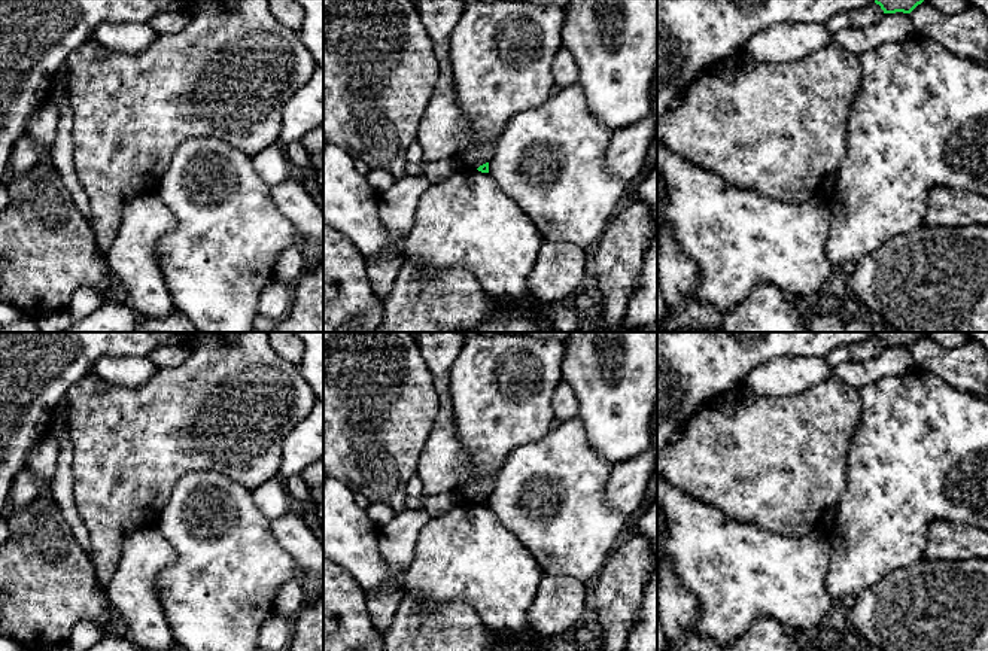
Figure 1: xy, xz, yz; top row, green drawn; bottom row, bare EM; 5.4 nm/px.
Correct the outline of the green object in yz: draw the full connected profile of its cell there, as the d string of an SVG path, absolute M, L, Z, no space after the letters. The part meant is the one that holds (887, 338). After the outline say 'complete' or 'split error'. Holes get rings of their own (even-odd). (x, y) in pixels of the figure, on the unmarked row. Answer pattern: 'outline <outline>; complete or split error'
outline M875 332L875 337L881 340L884 347L911 347L925 332Z; complete

